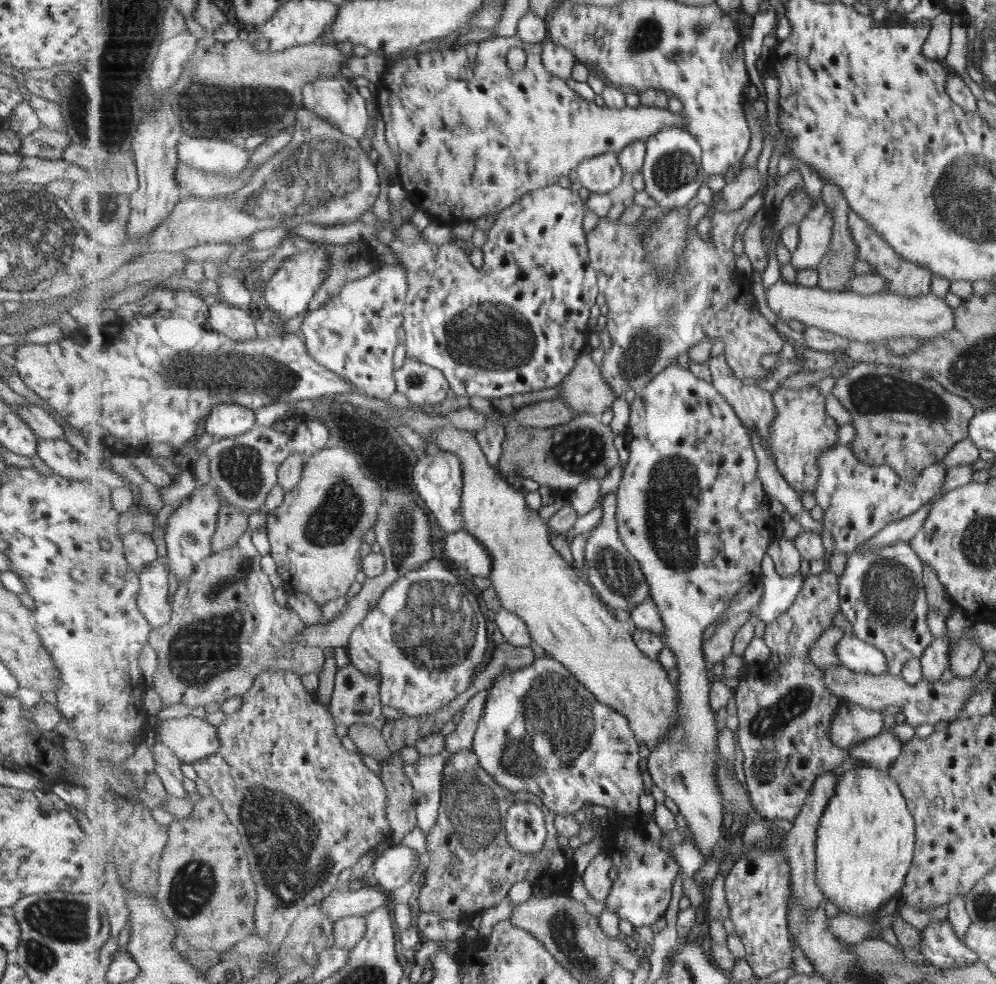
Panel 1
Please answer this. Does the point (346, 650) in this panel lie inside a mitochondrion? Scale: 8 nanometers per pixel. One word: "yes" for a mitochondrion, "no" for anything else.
no

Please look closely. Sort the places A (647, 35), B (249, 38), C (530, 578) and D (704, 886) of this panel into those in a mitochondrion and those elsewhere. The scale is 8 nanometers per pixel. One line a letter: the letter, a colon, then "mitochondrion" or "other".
A: mitochondrion
B: other
C: other
D: other

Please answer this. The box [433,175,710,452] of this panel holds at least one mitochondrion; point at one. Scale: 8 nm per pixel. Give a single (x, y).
(486, 335)

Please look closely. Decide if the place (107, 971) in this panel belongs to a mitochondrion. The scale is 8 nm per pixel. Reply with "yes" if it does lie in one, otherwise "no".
no

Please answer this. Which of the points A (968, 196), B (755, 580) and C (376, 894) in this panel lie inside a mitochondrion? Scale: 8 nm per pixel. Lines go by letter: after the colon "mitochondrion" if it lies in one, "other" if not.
A: mitochondrion
B: other
C: other

